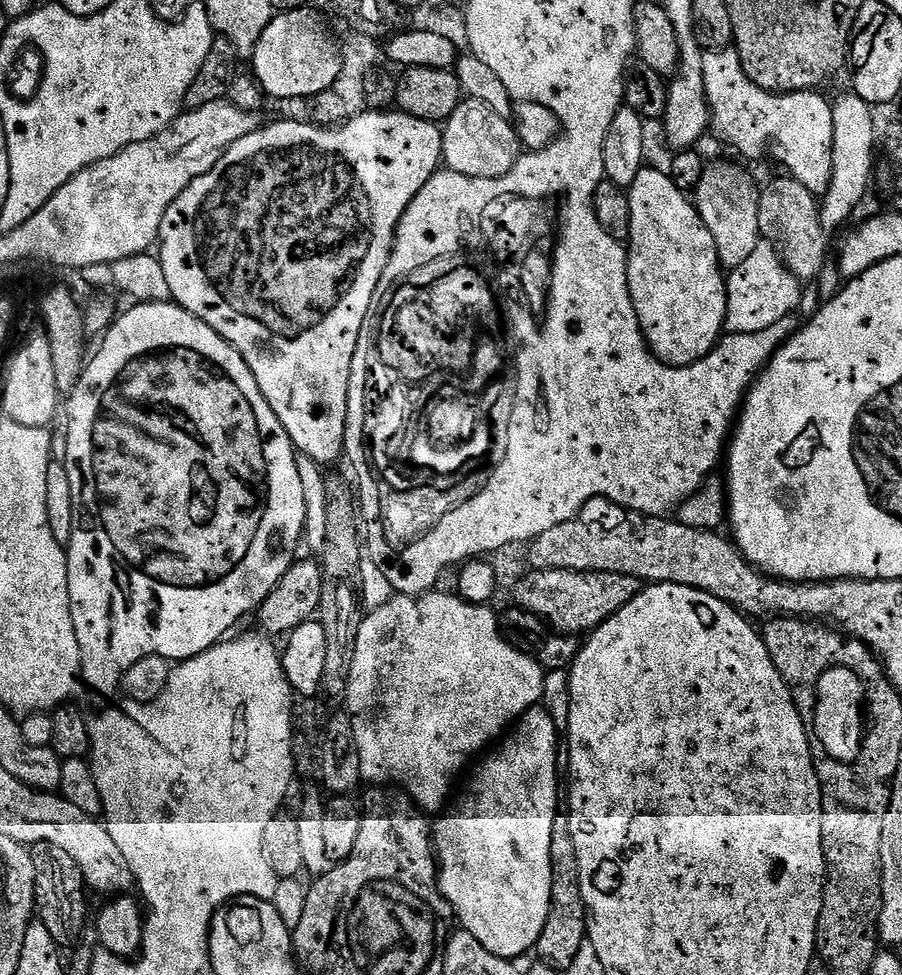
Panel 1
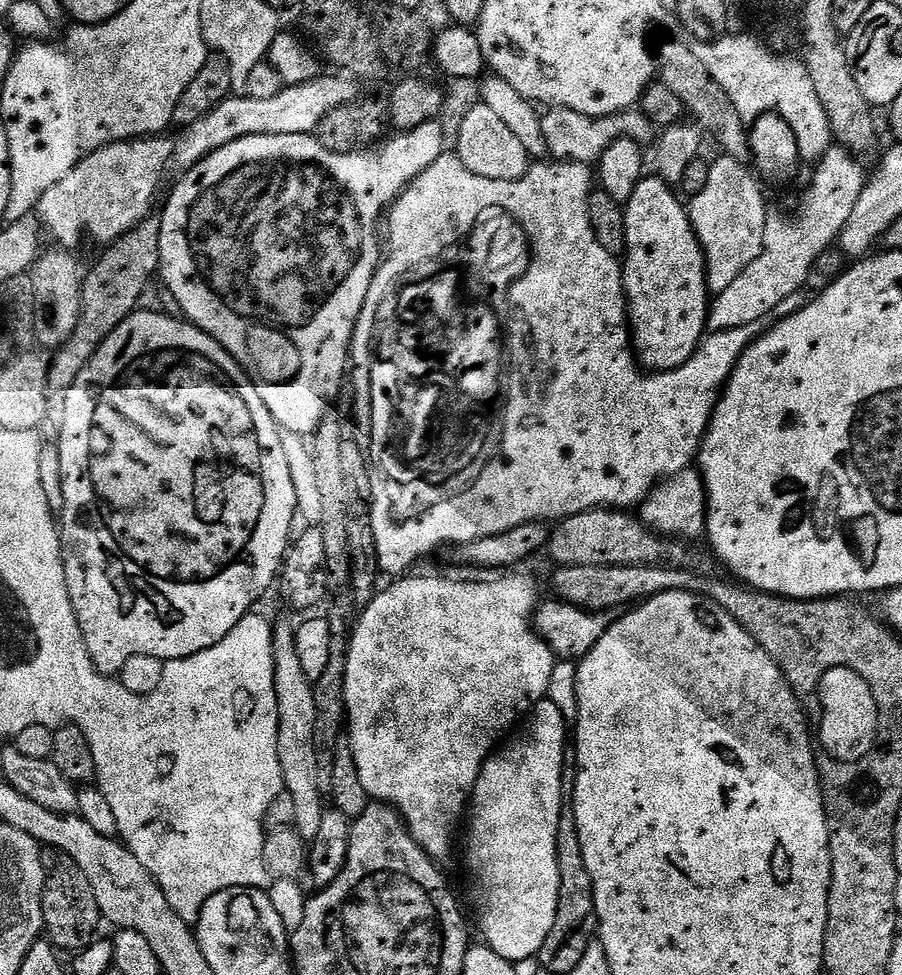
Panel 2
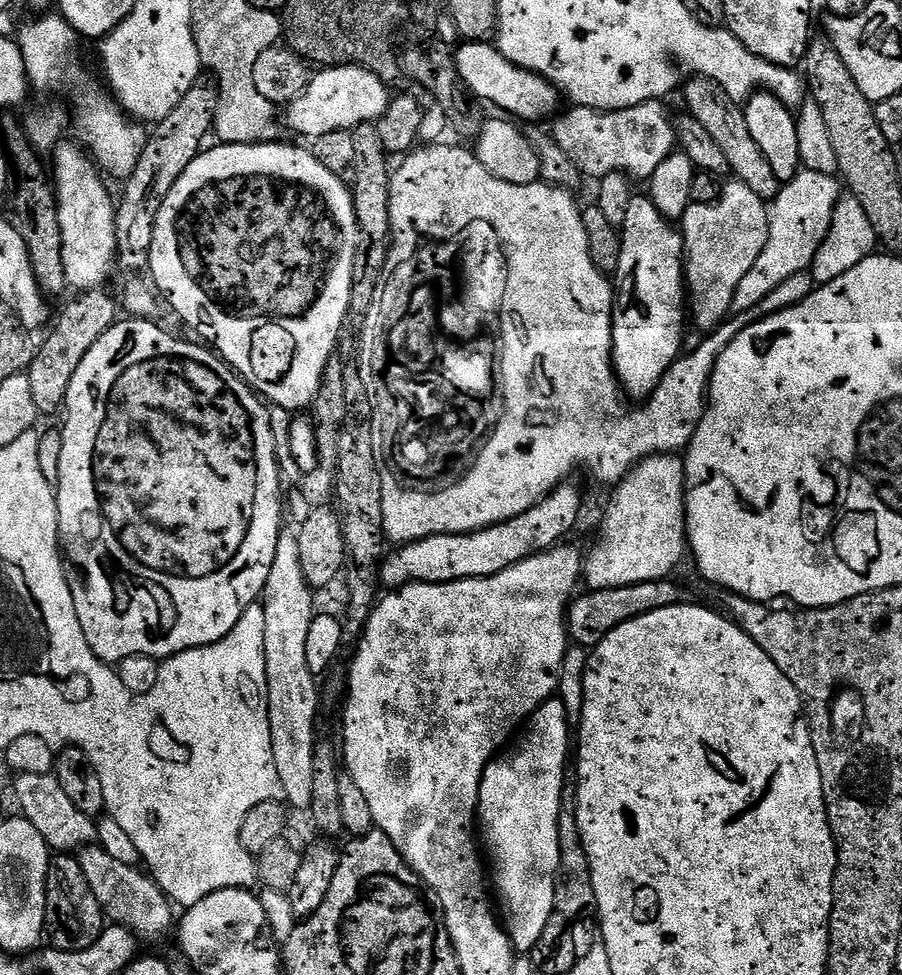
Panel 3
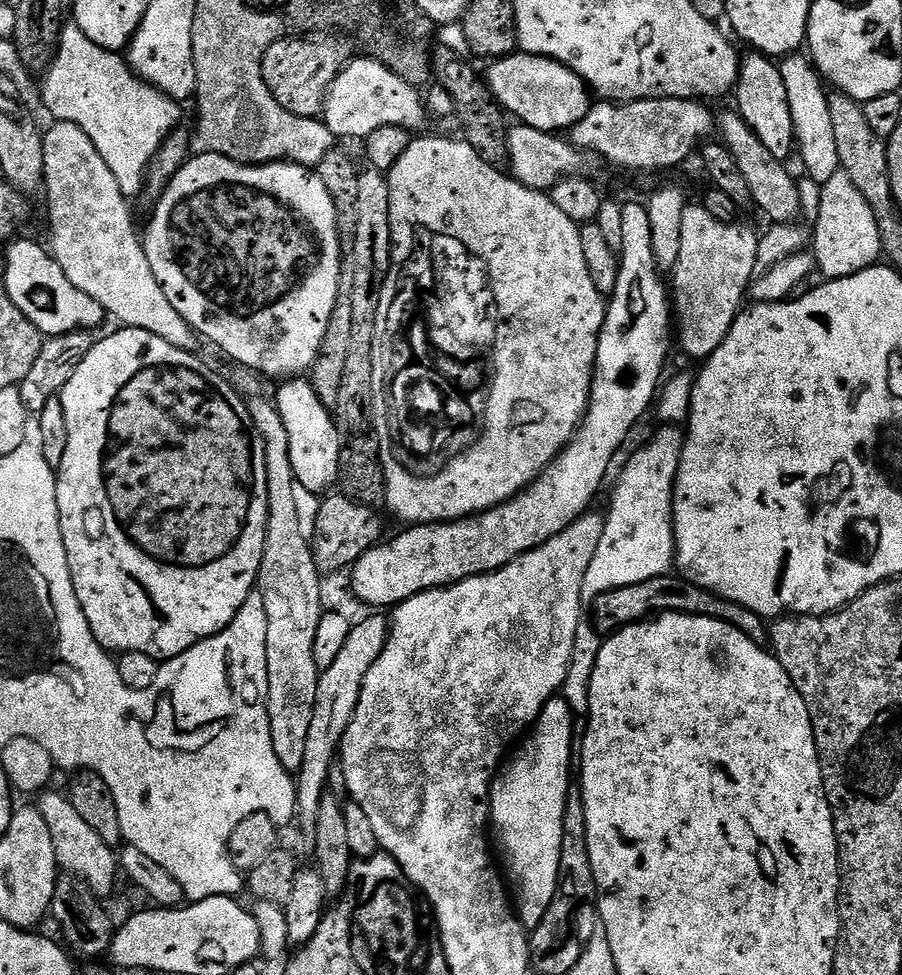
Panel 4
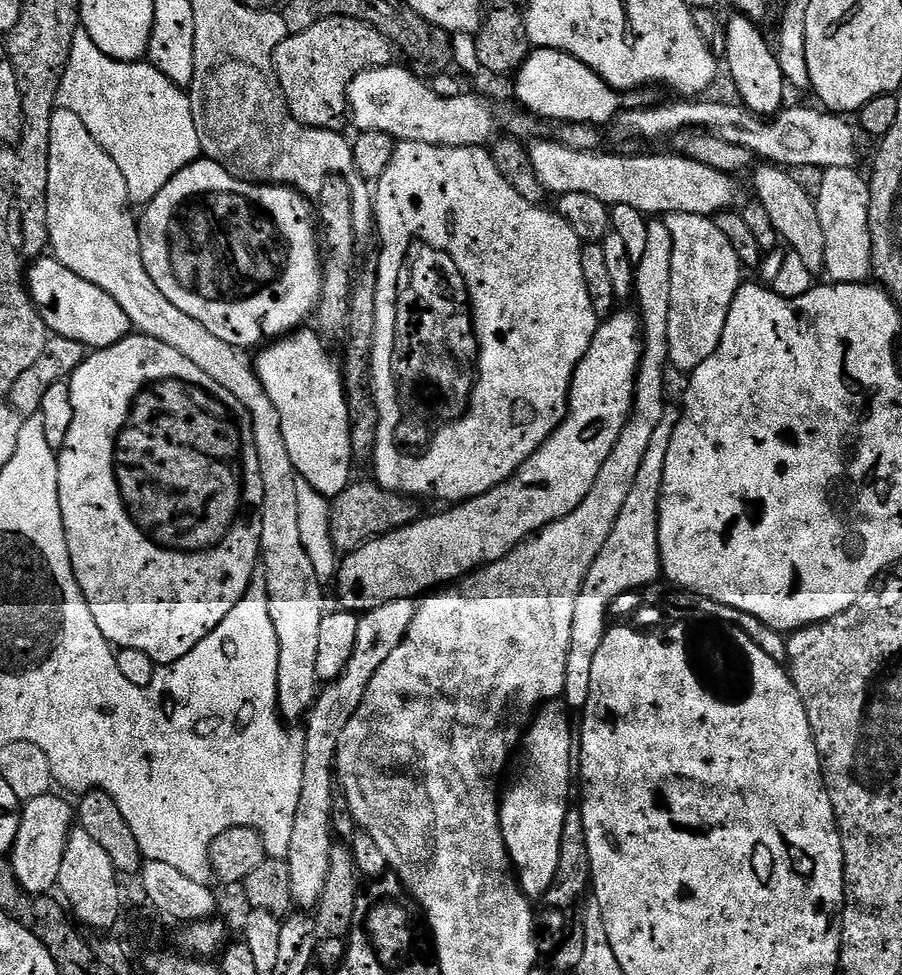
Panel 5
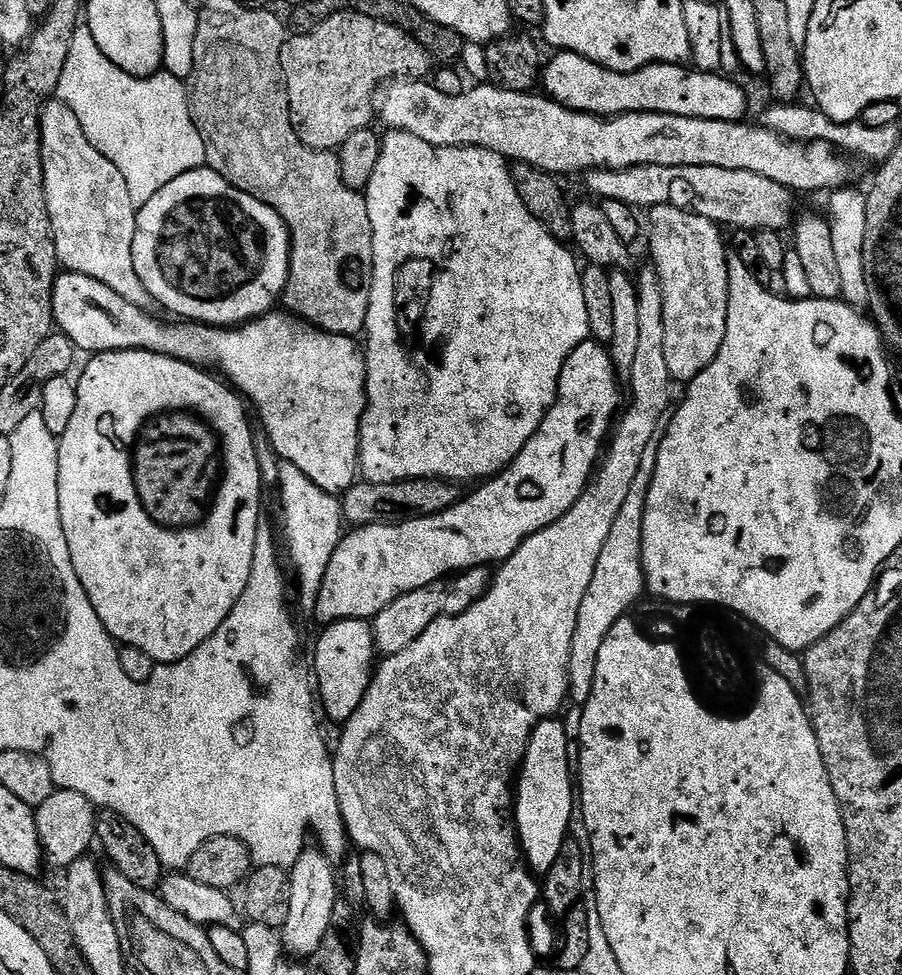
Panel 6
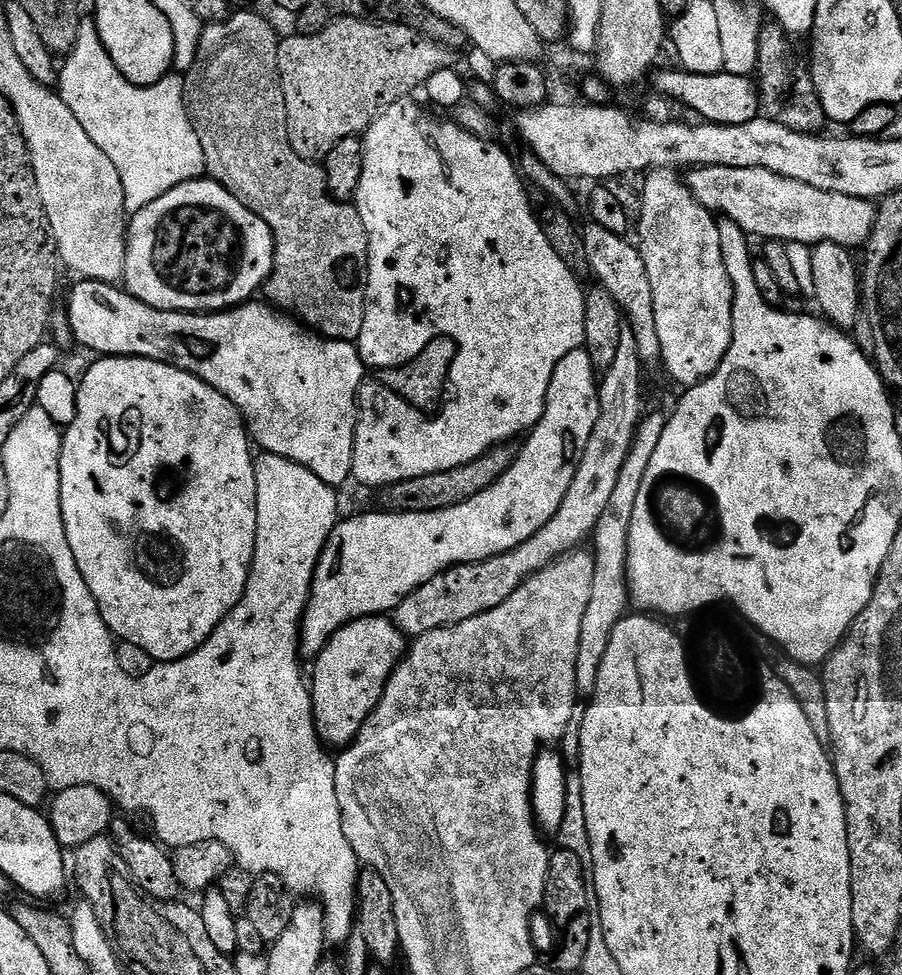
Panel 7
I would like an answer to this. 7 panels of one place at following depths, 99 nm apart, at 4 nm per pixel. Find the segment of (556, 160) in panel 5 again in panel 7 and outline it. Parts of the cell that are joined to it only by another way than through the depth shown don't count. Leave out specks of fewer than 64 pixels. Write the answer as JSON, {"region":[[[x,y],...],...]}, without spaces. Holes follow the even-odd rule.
{"region":[[[710,164],[693,167],[688,174],[688,189],[701,206],[717,217],[734,221],[749,237],[761,236],[764,242],[782,240],[809,246],[834,242],[856,250],[867,244],[872,235],[877,205],[871,200],[818,190],[818,186],[806,186],[806,182],[782,178],[782,174],[761,168],[727,168]]]}

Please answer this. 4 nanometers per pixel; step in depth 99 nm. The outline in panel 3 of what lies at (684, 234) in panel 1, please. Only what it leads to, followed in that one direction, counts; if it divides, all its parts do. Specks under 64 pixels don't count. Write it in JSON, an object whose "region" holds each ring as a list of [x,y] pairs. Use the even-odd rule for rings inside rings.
{"region":[[[633,195],[630,207],[626,214],[626,222],[622,229],[620,245],[622,246],[622,254],[618,258],[618,266],[614,273],[614,303],[612,306],[612,362],[616,370],[616,378],[620,382],[621,389],[629,397],[632,396],[633,401],[640,402],[652,395],[657,388],[660,387],[660,379],[670,371],[673,364],[681,359],[682,351],[680,347],[684,344],[684,320],[686,324],[686,264],[684,254],[684,238],[679,231],[674,229],[673,221],[667,220],[658,210],[658,206],[654,206],[654,202],[648,199],[647,195]]]}

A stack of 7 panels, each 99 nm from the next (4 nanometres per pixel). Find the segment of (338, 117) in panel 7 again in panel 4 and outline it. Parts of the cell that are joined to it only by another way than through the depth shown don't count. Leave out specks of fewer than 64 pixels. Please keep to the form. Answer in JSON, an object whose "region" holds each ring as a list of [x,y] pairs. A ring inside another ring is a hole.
{"region":[[[332,34],[323,38],[282,38],[274,42],[262,58],[262,78],[266,78],[266,86],[270,86],[270,94],[274,94],[278,106],[290,110],[290,114],[319,117],[324,111],[329,86],[350,60],[343,42]]]}

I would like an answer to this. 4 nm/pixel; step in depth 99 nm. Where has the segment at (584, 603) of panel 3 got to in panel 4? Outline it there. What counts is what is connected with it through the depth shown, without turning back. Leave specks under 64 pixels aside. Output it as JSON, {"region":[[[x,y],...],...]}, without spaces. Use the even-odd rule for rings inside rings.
{"region":[[[679,574],[654,577],[649,581],[634,582],[630,586],[610,590],[599,596],[597,600],[591,601],[590,608],[592,608],[590,623],[604,638],[620,631],[628,624],[647,621],[653,614],[677,612],[678,614],[725,620],[738,630],[742,630],[742,634],[746,634],[746,638],[750,638],[750,642],[761,646],[767,645],[770,640],[770,628],[765,617],[759,616],[757,612],[751,612],[749,608],[743,608],[738,602],[716,596],[713,592],[707,592],[702,586],[691,584],[689,580]]]}

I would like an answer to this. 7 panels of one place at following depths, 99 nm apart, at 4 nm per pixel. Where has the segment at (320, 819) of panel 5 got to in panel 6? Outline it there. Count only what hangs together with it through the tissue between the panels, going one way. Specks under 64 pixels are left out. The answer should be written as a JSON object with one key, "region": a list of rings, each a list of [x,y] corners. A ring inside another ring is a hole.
{"region":[[[487,567],[469,568],[466,572],[458,572],[450,576],[443,576],[438,582],[430,582],[430,586],[410,590],[410,594],[402,594],[386,610],[373,616],[370,623],[372,633],[376,639],[376,651],[381,657],[387,658],[406,650],[414,638],[422,638],[422,630],[430,626],[440,616],[457,616],[462,614],[478,598],[482,598],[492,583],[493,573]],[[305,847],[298,862],[294,862],[288,872],[288,889],[290,914],[286,914],[282,929],[283,947],[293,957],[307,958],[314,950],[318,950],[322,938],[326,936],[328,929],[333,927],[332,915],[338,903],[338,872],[333,861],[329,860],[319,847]]]}

